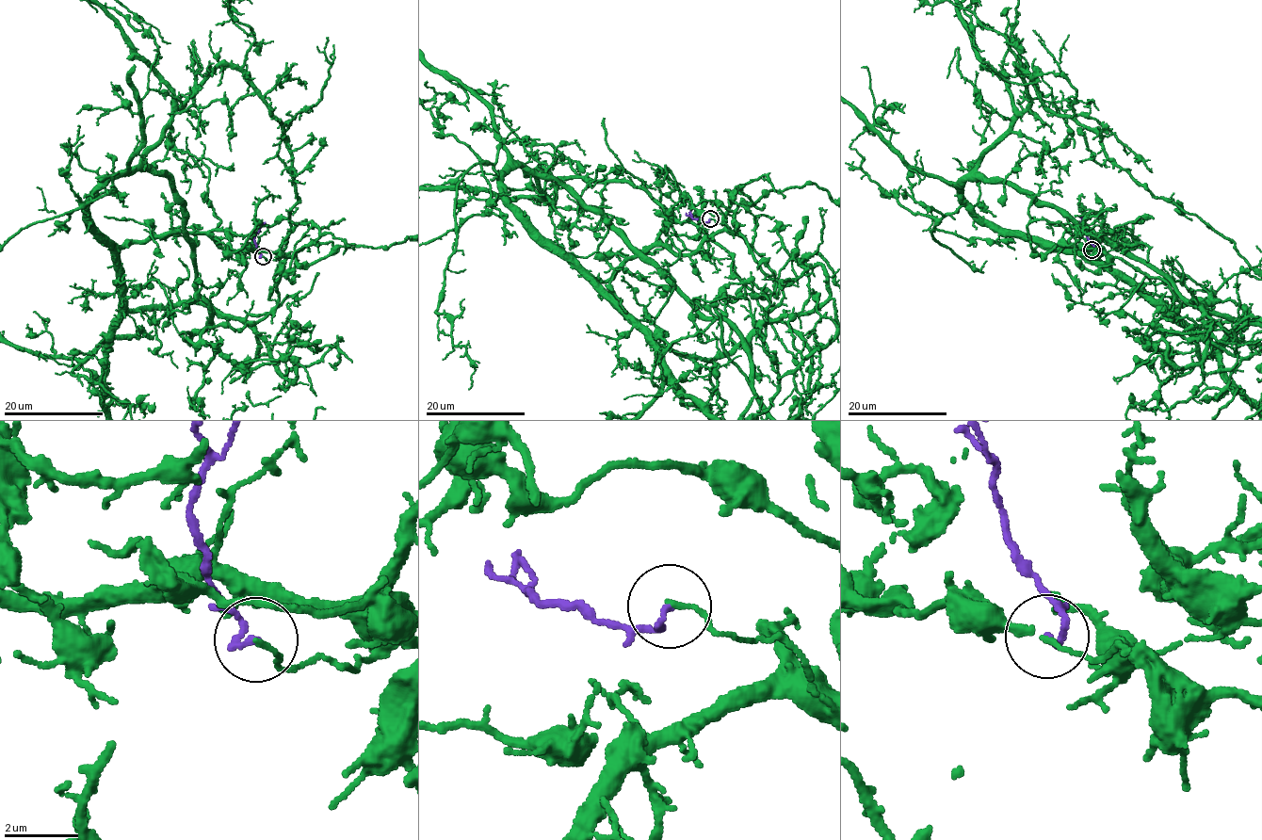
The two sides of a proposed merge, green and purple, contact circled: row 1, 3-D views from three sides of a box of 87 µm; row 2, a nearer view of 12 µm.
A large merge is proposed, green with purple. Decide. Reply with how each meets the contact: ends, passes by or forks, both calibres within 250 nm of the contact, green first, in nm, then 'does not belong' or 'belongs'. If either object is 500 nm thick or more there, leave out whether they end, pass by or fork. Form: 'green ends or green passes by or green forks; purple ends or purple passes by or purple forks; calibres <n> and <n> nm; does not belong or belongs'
green ends; purple ends; calibres 120 and 180 nm; does not belong

